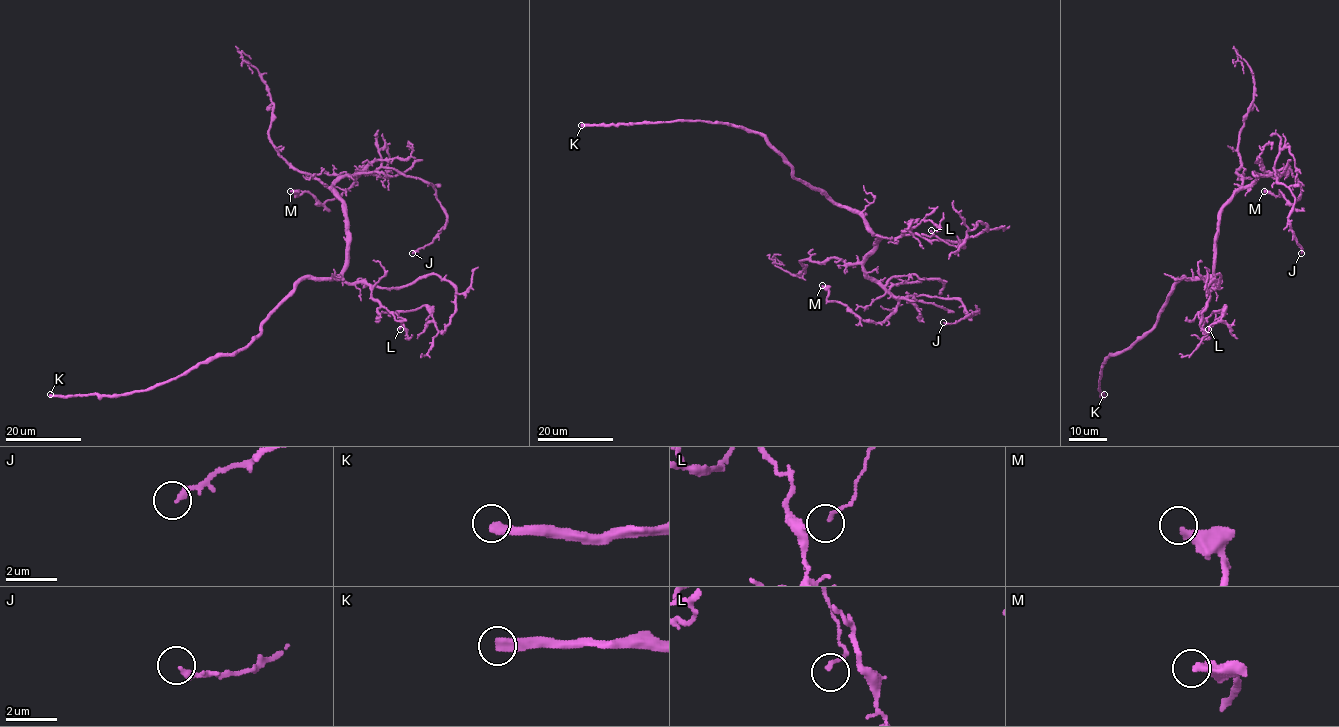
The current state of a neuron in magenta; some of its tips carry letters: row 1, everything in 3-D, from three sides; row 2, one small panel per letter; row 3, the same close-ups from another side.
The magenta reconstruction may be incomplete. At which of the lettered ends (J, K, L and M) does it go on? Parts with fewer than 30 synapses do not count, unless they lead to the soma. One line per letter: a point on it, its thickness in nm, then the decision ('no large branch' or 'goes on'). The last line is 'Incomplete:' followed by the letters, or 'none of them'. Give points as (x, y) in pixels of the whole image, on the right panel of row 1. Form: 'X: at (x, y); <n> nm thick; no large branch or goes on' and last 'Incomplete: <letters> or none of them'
J: at (1301, 253); 240 nm thick; no large branch
K: at (1104, 394); 400 nm thick; goes on
L: at (1208, 329); 130 nm thick; no large branch
M: at (1264, 191); 320 nm thick; no large branch
Incomplete: K

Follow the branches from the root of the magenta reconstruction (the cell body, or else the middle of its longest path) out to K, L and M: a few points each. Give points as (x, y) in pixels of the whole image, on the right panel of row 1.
K: (1192, 277), (1182, 277), (1174, 285), (1150, 330), (1104, 362), (1099, 380), (1104, 394)
L: (1192, 277), (1218, 288), (1220, 276), (1207, 286), (1200, 326), (1207, 332), (1225, 306), (1208, 329)
M: (1192, 277), (1213, 273), (1218, 214), (1236, 193), (1284, 167), (1301, 186), (1294, 203), (1281, 192), (1264, 191)

